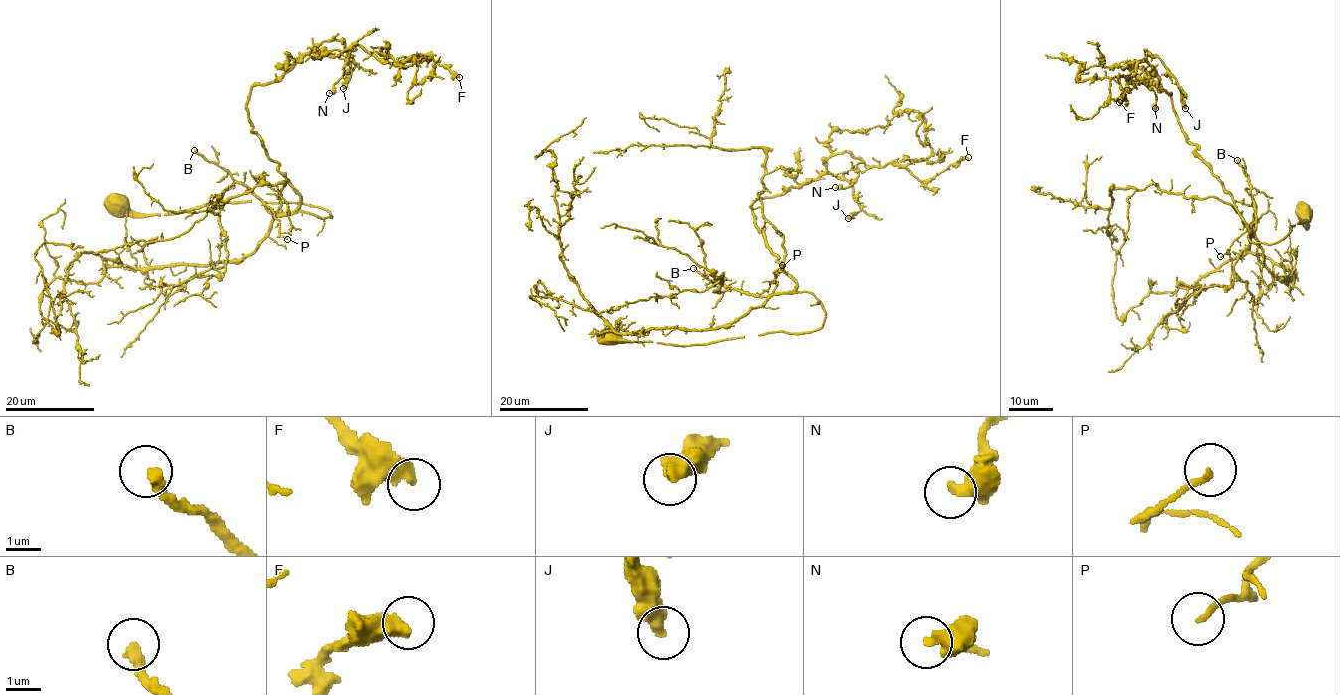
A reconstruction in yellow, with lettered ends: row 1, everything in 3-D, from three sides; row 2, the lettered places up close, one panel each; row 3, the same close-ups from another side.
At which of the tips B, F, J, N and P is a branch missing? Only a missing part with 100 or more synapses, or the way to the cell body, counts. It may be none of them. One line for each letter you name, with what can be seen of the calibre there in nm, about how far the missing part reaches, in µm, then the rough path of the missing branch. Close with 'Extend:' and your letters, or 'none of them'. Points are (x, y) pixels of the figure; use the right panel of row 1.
B: 340 nm thick; about 80 µm are missing; missing branch runs (1237, 160), (1198, 133), (1183, 138), (1110, 120), (1076, 132), (1062, 155), (1070, 207)
Extend: B

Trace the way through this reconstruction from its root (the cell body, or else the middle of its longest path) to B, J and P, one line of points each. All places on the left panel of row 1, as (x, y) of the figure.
B: (117, 202), (120, 196), (126, 210), (125, 242), (138, 268), (236, 262), (248, 256), (273, 214), (194, 150)
J: (117, 202), (138, 268), (236, 262), (300, 198), (252, 131), (250, 90), (342, 39), (354, 62), (343, 88)
P: (117, 202), (138, 268), (236, 262), (268, 231), (273, 214), (264, 203), (287, 239)

